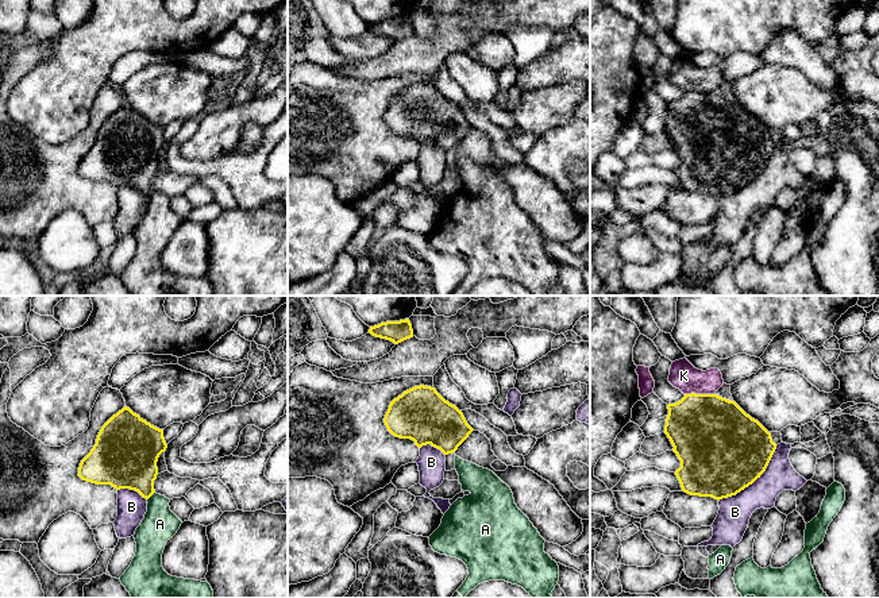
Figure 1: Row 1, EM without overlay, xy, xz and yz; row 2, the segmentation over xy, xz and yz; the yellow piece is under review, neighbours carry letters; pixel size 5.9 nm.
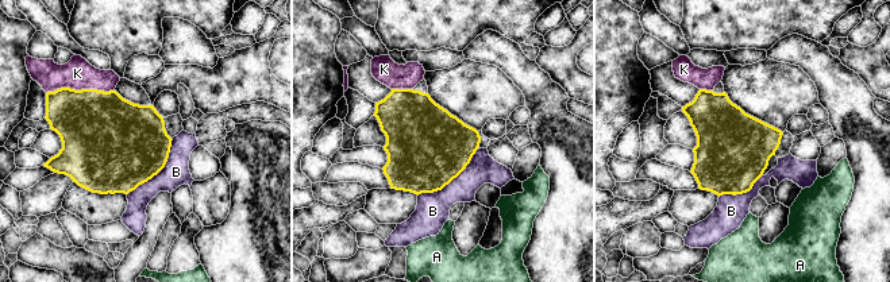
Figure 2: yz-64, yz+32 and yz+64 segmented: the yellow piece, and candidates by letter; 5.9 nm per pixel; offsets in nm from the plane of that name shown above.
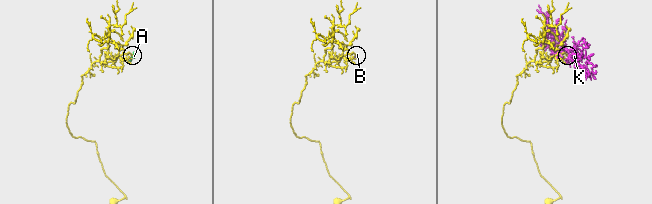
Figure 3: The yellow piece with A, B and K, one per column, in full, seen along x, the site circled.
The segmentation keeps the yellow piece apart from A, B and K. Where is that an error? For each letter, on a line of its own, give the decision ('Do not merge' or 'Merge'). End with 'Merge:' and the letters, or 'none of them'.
A: Do not merge
B: Do not merge
K: Do not merge
Merge: none of them

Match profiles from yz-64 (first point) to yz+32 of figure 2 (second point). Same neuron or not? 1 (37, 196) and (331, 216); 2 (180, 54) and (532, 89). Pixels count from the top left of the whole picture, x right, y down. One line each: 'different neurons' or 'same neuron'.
1: different neurons
2: same neuron

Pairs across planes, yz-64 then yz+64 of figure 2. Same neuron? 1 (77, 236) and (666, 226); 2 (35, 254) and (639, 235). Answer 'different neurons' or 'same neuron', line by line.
1: same neuron
2: same neuron

